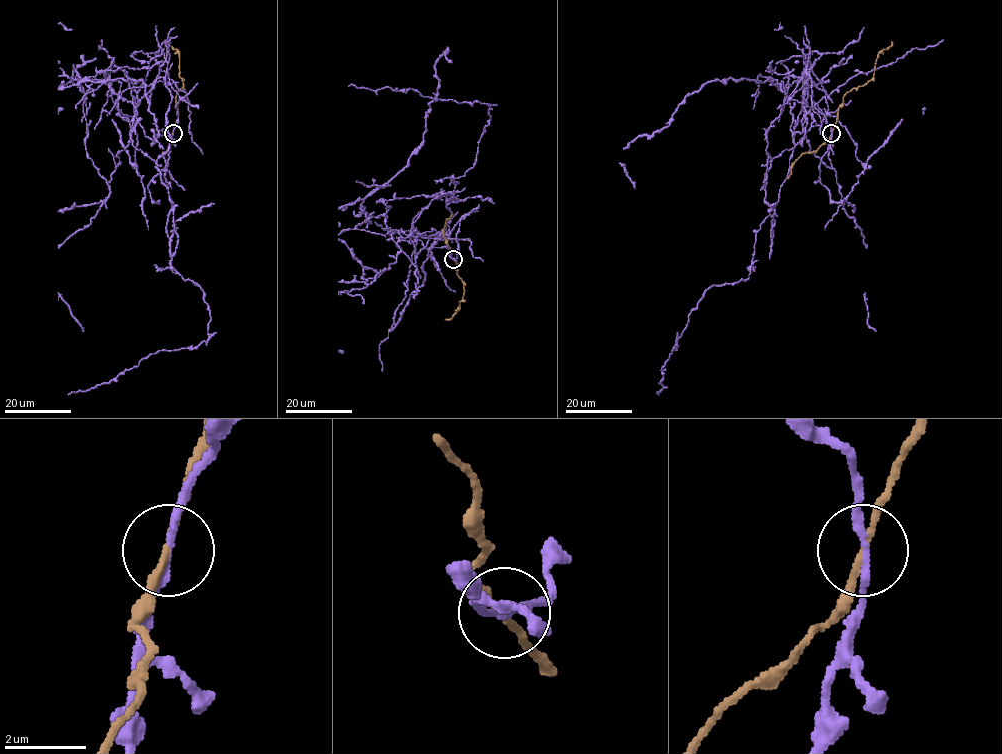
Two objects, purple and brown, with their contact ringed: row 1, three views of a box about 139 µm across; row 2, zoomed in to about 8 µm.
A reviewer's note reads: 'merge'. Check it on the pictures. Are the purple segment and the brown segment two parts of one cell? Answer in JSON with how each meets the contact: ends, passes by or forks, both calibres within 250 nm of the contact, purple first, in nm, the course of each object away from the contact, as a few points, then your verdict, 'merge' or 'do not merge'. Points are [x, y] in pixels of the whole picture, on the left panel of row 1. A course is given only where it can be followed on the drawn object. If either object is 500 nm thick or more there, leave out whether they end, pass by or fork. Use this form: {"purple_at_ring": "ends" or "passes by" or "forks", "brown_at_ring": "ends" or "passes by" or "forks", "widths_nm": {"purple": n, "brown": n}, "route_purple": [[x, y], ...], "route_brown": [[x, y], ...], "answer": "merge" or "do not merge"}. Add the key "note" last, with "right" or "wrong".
{"purple_at_ring": "passes by", "brown_at_ring": "passes by", "widths_nm": {"purple": 160, "brown": 140}, "route_purple": [[173, 133], [167, 73], [156, 168], [171, 266], [203, 291], [209, 338], [68, 395]], "route_brown": [[173, 133], [178, 118], [176, 93], [183, 83], [179, 76], [179, 54], [164, 41]], "answer": "do not merge", "note": "wrong"}

